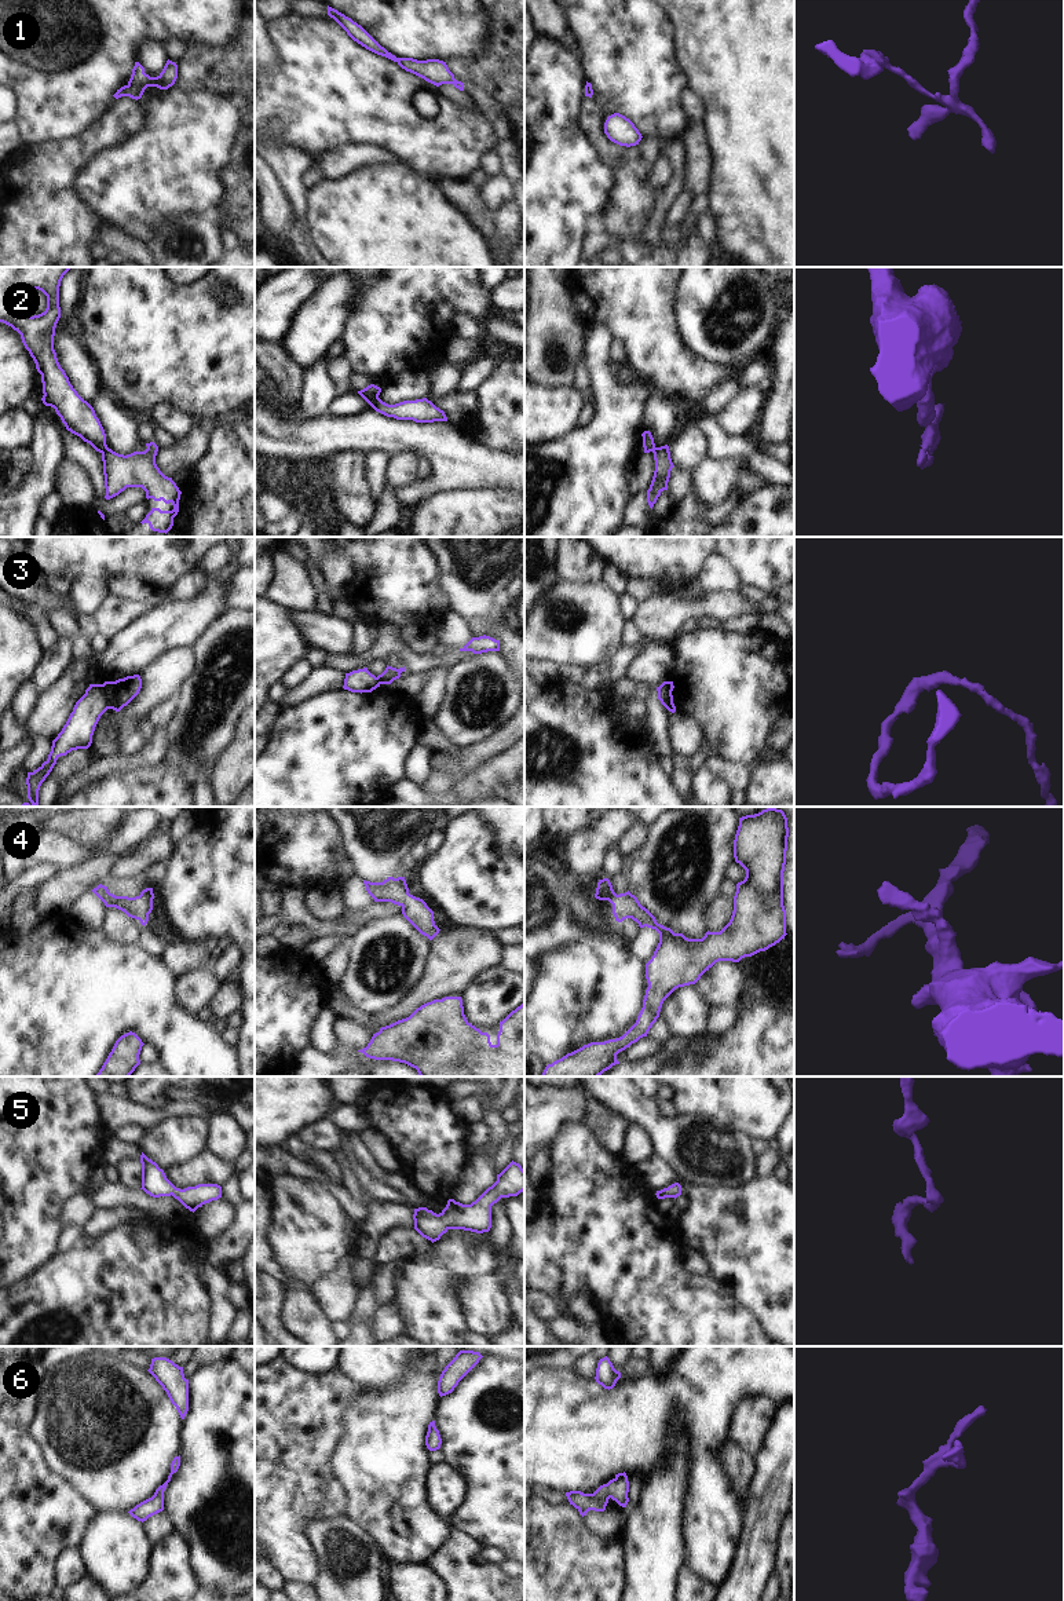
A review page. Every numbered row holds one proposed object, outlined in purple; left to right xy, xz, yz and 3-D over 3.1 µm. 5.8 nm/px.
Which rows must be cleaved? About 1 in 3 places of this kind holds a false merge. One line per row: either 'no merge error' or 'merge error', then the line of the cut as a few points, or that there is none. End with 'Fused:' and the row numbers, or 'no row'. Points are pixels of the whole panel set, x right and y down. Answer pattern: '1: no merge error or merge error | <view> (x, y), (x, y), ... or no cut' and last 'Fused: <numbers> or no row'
1: no merge error | no cut
2: merge error | xz (377, 397), (370, 405)
3: merge error | xy (99, 684), (109, 708)
4: no merge error | no cut
5: no merge error | no cut
6: no merge error | no cut
Fused: 2, 3

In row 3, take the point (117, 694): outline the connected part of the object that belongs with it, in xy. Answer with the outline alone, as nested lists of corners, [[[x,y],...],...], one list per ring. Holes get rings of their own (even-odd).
[[[134,675],[116,681],[105,681],[100,686],[103,688],[103,699],[109,709],[120,712],[139,694],[142,679],[139,675]]]

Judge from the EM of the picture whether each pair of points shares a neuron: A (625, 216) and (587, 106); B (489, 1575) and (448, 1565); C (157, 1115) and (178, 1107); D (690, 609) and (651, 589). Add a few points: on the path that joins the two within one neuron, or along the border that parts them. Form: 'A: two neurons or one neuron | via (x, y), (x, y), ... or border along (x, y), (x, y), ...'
A: one neuron | via (625, 189), (625, 167), (595, 134)
B: one neuron | via (479, 1575), (468, 1575), (457, 1567)
C: one neuron | via (163, 1111), (172, 1108)
D: two neurons | border along (693, 600), (650, 595), (640, 602)

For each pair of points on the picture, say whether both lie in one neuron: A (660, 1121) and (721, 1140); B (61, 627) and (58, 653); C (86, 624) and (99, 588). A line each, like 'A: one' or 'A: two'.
A: one
B: two
C: two

